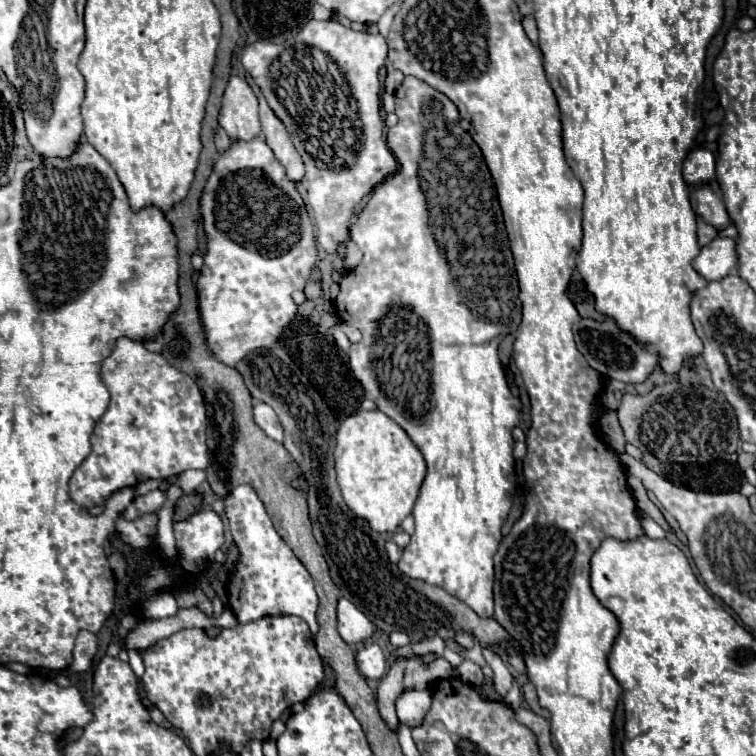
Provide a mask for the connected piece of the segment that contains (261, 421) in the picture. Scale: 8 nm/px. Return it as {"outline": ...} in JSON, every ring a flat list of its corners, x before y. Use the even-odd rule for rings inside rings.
{"outline":[[260,402,254,406,254,420,258,422,258,426,266,432,266,436,270,436,276,442,284,442,284,428,278,420,278,416,274,414,272,406]]}

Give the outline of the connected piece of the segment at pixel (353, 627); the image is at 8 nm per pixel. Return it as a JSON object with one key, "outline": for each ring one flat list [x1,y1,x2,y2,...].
{"outline":[[338,600,338,632,348,644,358,644,374,634,376,626,350,600]]}

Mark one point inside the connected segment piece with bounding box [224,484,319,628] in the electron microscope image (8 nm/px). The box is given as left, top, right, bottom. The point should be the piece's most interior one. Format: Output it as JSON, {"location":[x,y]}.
{"location":[268,580]}

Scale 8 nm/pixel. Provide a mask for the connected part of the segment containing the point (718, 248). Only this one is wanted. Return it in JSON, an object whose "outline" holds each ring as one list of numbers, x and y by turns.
{"outline":[[716,236,710,244,706,244,700,254,694,258,692,266,694,270,706,278,708,282,712,280,720,280,724,278,738,262,736,258,736,250,734,250,736,242,732,238,722,238]]}

